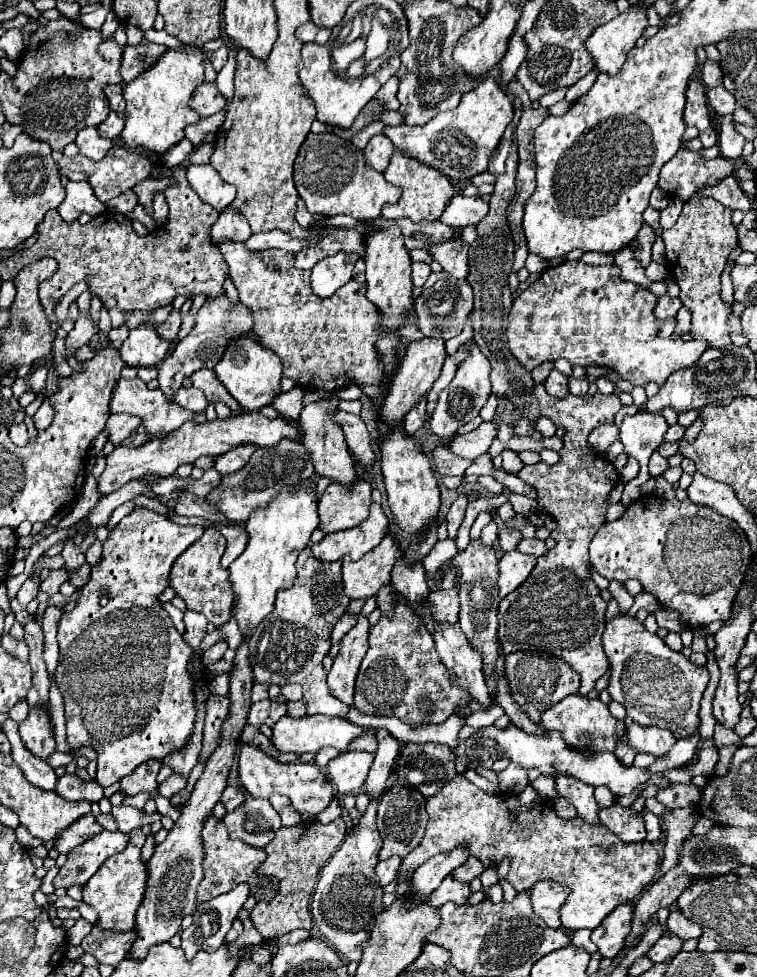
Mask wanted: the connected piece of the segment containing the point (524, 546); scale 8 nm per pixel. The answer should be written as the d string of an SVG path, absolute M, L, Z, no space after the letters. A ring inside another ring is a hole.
M522 539L520 545L518 545L518 551L526 553L526 555L542 557L542 555L546 555L546 545L540 539Z

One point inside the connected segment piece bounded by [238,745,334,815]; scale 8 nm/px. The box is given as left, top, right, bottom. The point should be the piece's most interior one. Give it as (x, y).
(305, 784)

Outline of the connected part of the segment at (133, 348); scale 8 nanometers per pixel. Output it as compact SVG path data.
M140 325L130 331L128 339L120 347L122 361L128 367L154 367L166 359L170 351L170 341L156 335L154 325Z

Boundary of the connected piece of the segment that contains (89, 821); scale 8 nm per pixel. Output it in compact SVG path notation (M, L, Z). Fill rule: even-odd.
M88 813L82 819L76 819L70 827L66 827L66 831L62 831L62 835L58 835L58 839L54 839L54 847L66 855L68 851L82 845L84 841L98 835L100 831L102 831L102 827L96 823L94 815Z

